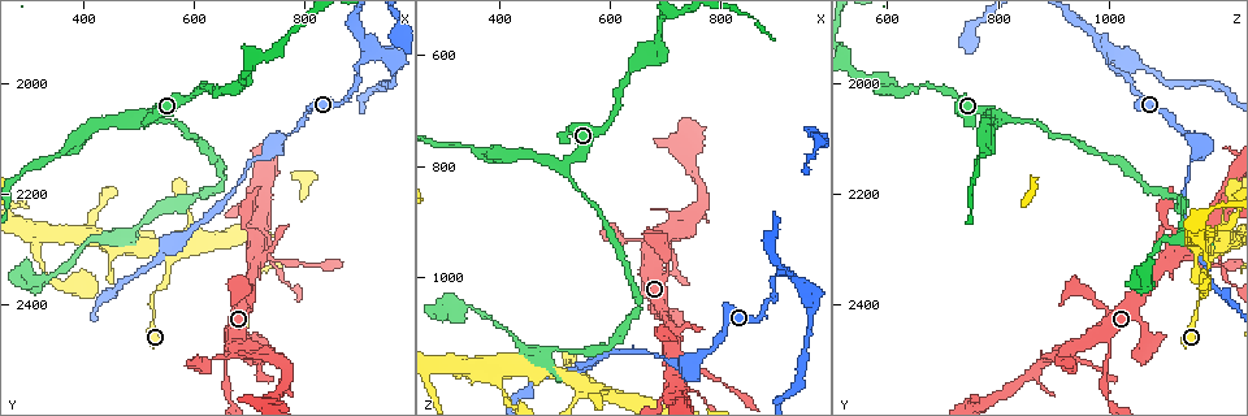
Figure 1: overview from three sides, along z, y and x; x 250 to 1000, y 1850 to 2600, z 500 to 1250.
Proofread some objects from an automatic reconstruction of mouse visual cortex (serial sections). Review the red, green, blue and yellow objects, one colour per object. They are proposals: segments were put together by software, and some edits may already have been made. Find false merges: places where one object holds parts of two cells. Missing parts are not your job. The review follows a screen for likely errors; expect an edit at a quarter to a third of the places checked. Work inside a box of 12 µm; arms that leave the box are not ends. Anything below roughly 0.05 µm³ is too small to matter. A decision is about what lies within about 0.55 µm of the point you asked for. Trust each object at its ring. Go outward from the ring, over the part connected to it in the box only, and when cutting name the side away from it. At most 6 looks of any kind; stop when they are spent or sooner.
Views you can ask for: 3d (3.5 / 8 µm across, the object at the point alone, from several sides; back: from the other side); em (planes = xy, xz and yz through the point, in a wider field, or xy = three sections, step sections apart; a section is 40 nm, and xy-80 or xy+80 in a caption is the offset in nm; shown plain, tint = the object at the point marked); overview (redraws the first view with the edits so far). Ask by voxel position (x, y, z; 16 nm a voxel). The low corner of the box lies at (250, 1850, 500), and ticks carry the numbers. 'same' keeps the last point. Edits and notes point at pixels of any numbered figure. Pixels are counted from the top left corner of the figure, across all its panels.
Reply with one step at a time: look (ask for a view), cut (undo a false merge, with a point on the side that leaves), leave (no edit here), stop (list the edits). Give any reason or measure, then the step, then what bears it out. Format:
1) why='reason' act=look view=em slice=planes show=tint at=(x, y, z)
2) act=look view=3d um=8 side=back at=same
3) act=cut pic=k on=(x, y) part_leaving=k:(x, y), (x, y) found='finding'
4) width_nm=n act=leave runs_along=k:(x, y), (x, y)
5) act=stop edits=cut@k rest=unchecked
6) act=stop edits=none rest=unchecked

why='thin arm on a thick one' act=look view=3d um=8 side=back at=(550, 2305, 1180)

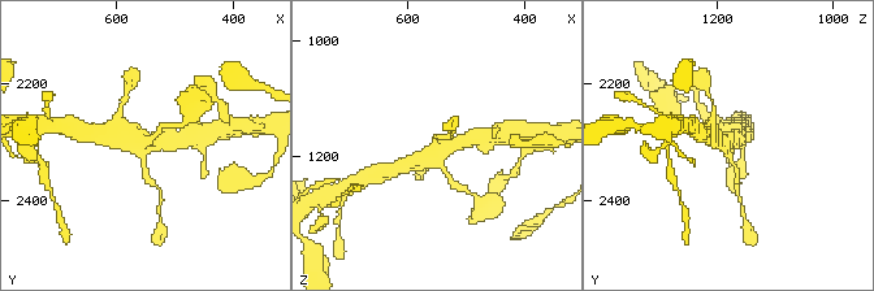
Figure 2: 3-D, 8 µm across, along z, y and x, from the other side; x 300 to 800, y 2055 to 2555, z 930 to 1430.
arms=4 arm_widths_nm=150,150,400,450 act=look view=em slice=xy step=5 show=tint at=(545, 2310, 1185)

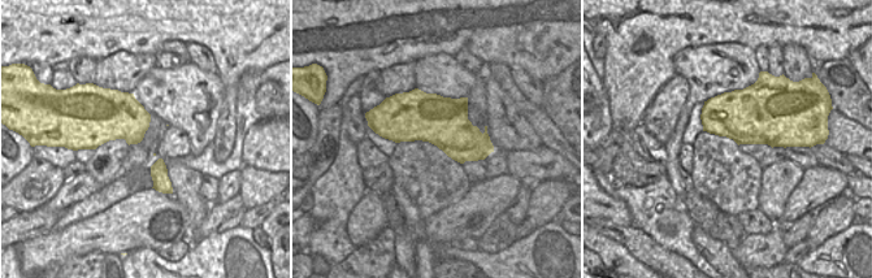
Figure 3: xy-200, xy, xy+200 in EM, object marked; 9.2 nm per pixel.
act=leave runs_along=2:(150, 179), (142, 148), (177, 139) found='one cell here'

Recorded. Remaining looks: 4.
act=look view=3d um=3.5 at=(755, 2320, 1165)

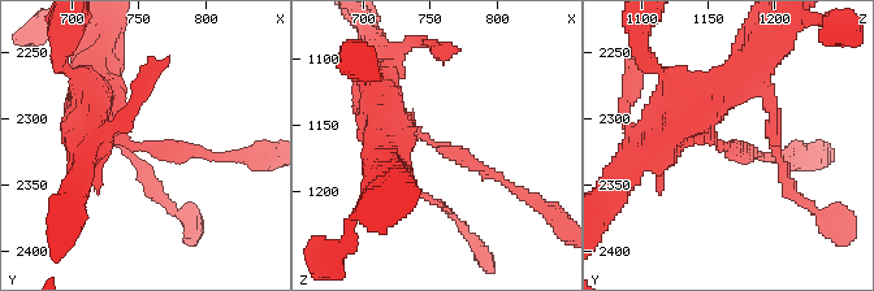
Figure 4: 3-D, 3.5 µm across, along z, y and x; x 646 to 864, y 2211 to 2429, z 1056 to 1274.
arm_widths_nm=150,500 act=look view=em slice=xy step=5 show=tint at=(750, 2324, 1160)

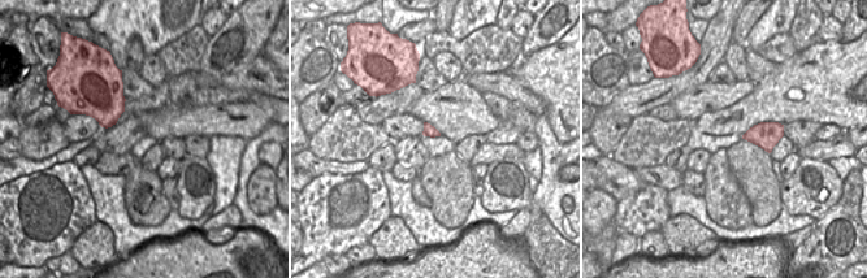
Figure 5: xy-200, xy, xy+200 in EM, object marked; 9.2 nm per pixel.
act=leave runs_along=4:(381, 94), (381, 111), (505, 183) found='all the same cell'

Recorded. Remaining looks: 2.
why='three-way junction' act=look view=3d um=3.5 at=(910, 1950, 1000)

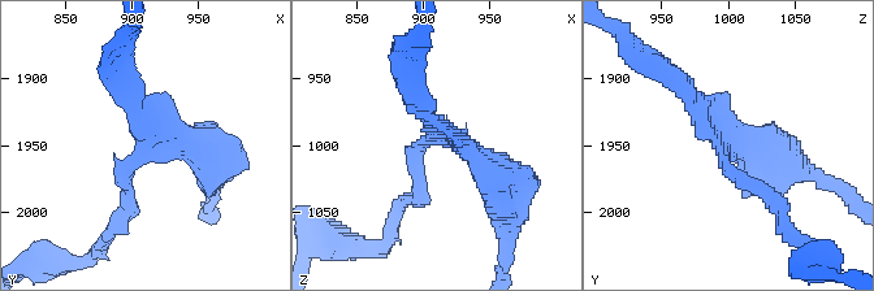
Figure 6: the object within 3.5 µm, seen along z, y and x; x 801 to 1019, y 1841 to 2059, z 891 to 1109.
why='shape alone is not enough' act=look view=em slice=xy step=1 show=tint at=(912, 1948, 994)

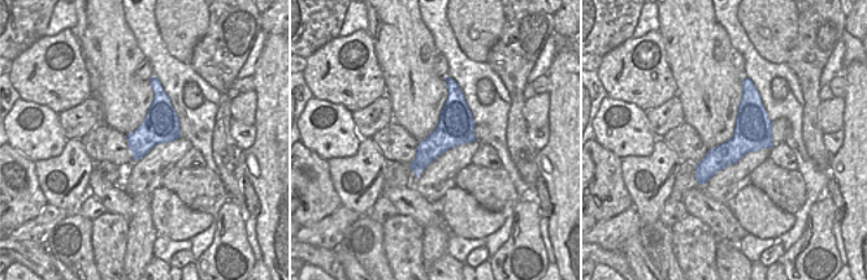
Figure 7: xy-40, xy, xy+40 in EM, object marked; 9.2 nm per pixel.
act=leave runs_along=7:(748, 91), (748, 130), (701, 180) found='one cell here'

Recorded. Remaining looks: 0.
act=stop edits=none rest=unchecked

